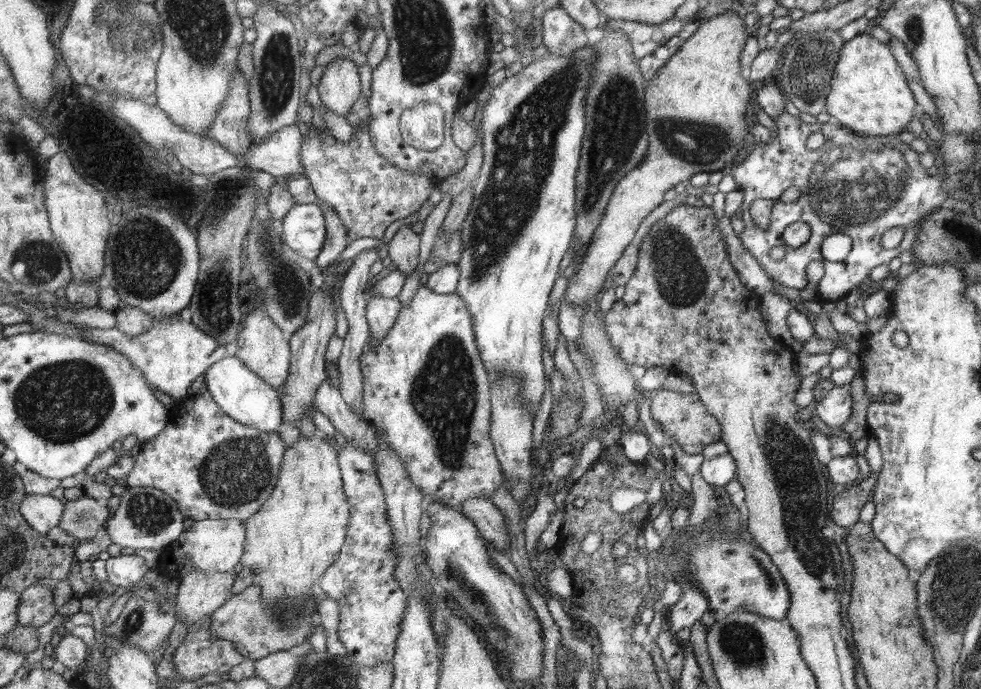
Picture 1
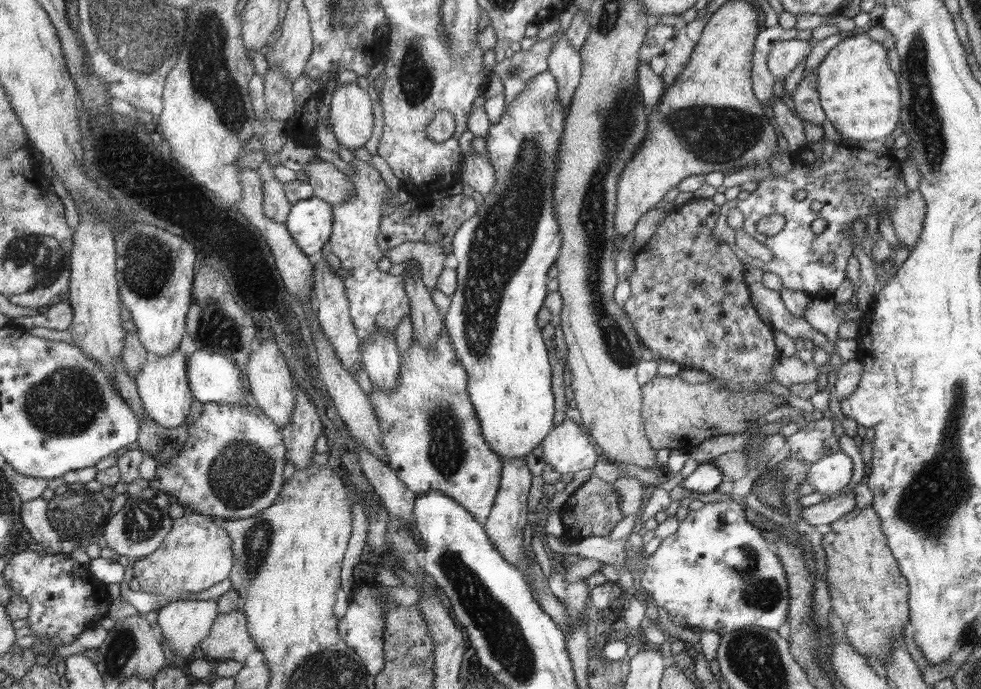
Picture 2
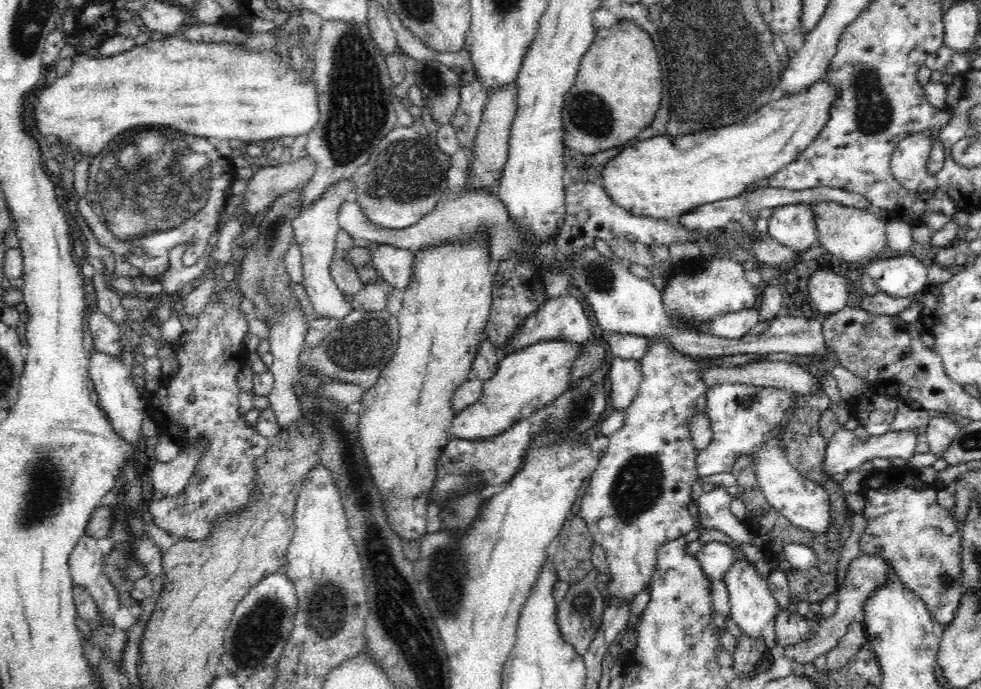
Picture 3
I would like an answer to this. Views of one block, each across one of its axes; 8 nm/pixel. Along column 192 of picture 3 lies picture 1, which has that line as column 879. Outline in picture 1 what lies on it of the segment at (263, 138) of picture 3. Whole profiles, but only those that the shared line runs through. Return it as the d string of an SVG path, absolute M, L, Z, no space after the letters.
M869 34L845 41L831 78L826 111L836 116L842 127L862 136L890 136L904 130L914 116L916 100L906 86L903 69L890 47Z

